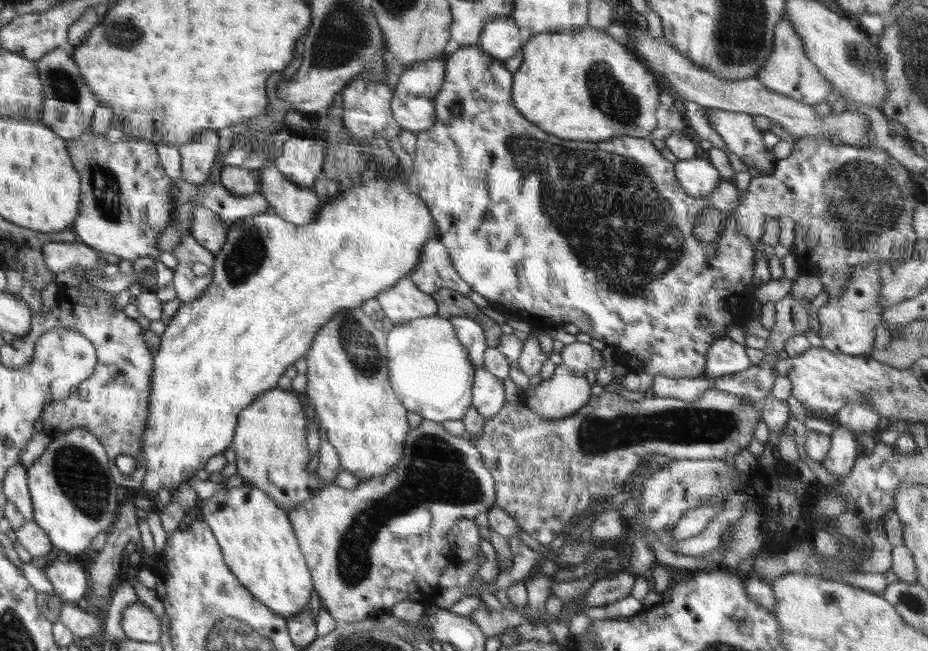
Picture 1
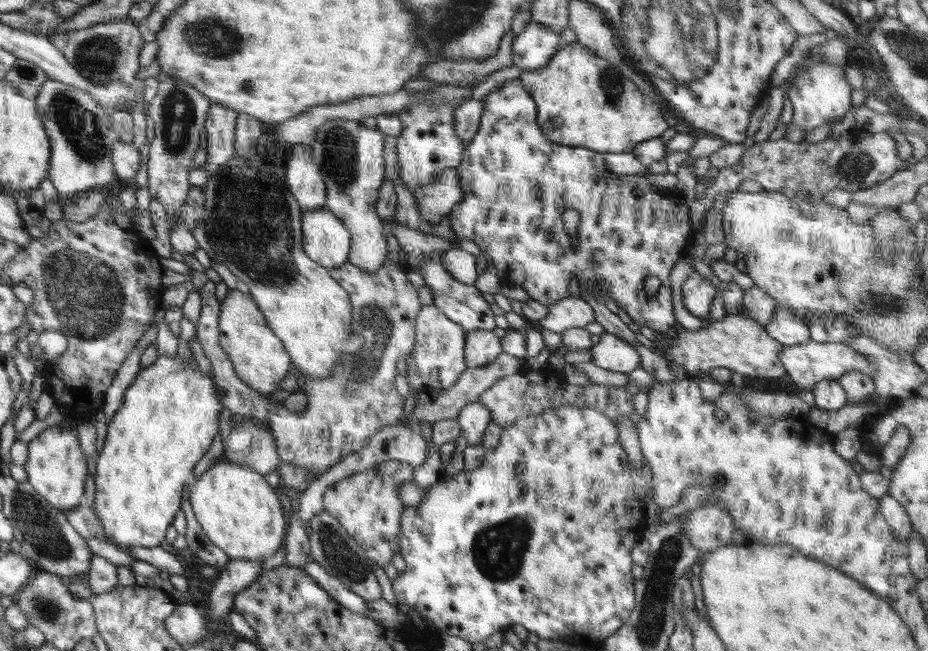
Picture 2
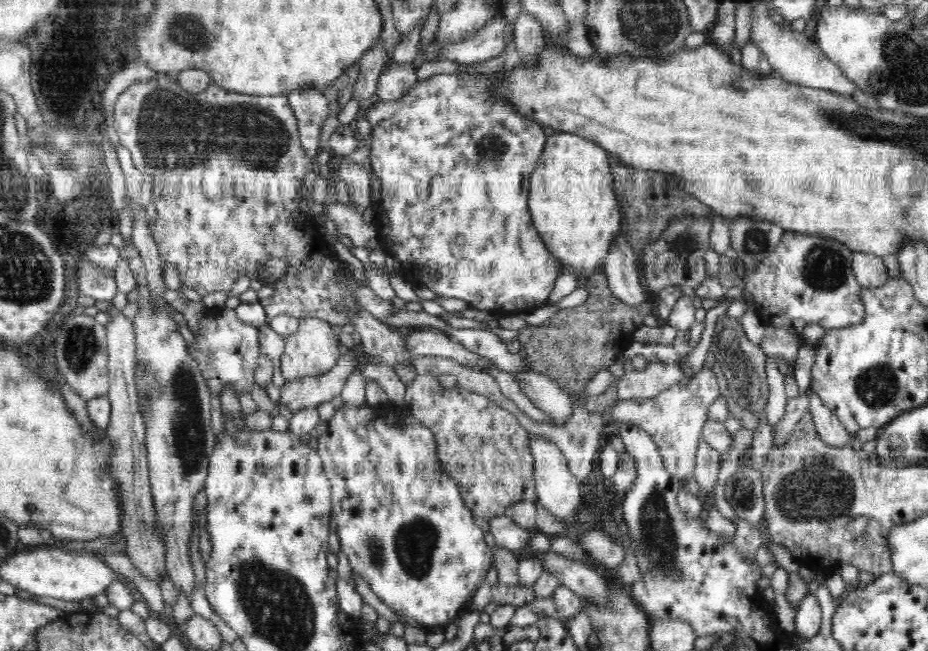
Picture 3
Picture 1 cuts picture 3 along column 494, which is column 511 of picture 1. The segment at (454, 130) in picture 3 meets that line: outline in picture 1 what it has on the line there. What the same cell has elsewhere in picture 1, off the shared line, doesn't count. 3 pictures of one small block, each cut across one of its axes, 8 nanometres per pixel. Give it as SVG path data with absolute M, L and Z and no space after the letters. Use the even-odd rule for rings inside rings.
M477 45L459 47L445 60L444 84L434 96L435 123L422 132L416 133L417 145L413 157L412 186L416 194L425 202L437 227L439 241L448 251L458 276L471 290L497 302L510 310L513 318L528 321L537 326L542 318L565 322L570 329L586 332L592 339L605 341L610 359L622 363L629 372L636 374L660 375L668 378L694 378L705 375L706 361L710 345L718 338L729 336L733 326L739 322L729 308L738 308L748 296L747 286L754 274L755 254L750 239L739 231L734 211L739 203L740 192L736 182L721 178L719 185L705 198L694 198L684 192L675 177L675 166L654 147L647 137L618 137L607 141L560 140L552 134L542 132L535 124L530 124L511 99L513 74L505 68L505 61L484 52ZM713 208L726 215L722 222L718 243L705 243L694 236L694 227L705 210Z

